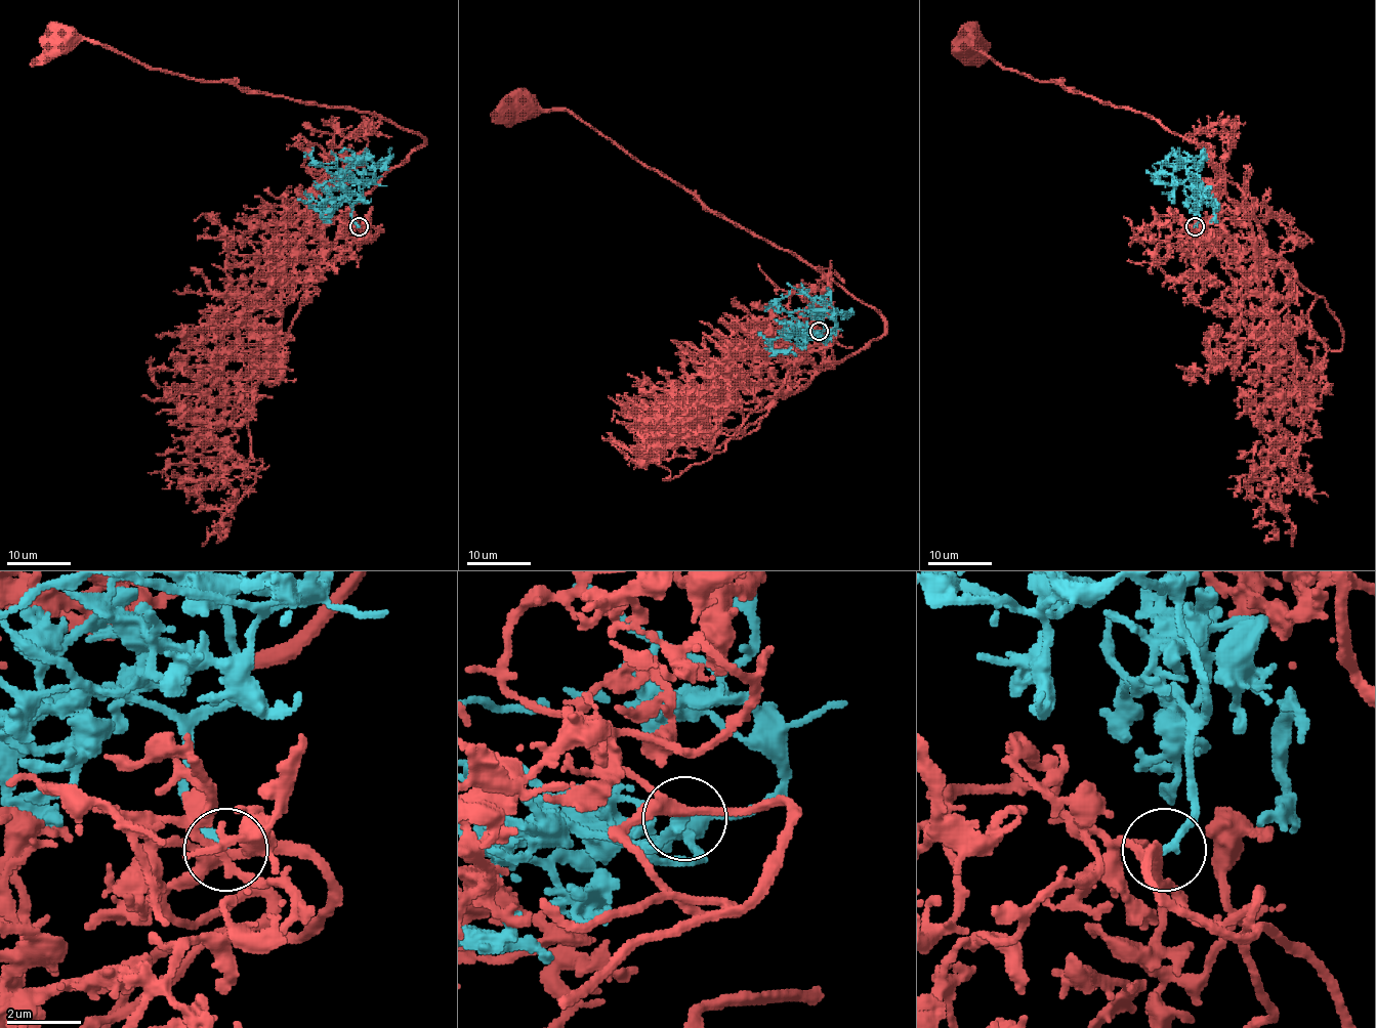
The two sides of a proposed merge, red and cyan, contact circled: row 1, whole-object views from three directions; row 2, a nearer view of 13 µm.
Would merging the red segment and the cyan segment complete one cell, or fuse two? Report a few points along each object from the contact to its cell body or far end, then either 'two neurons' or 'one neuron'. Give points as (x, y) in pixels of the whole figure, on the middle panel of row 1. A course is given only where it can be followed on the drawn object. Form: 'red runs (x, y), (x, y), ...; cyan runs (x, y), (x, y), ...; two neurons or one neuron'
red runs (819, 331), (809, 334), (821, 348), (781, 391), (876, 340), (882, 317), (567, 111), (517, 105); cyan runs (819, 331), (812, 335), (816, 338), (821, 338), (821, 334), (835, 326), (833, 316), (824, 305), (787, 283); one neuron

